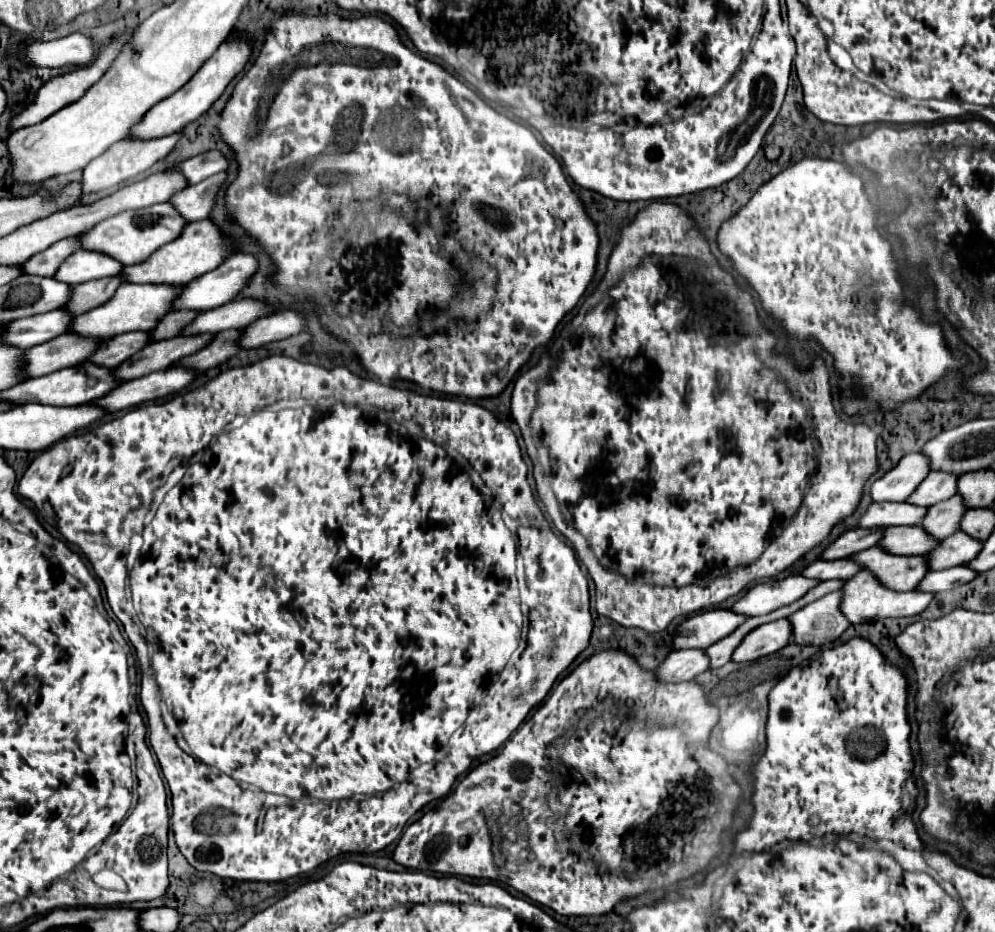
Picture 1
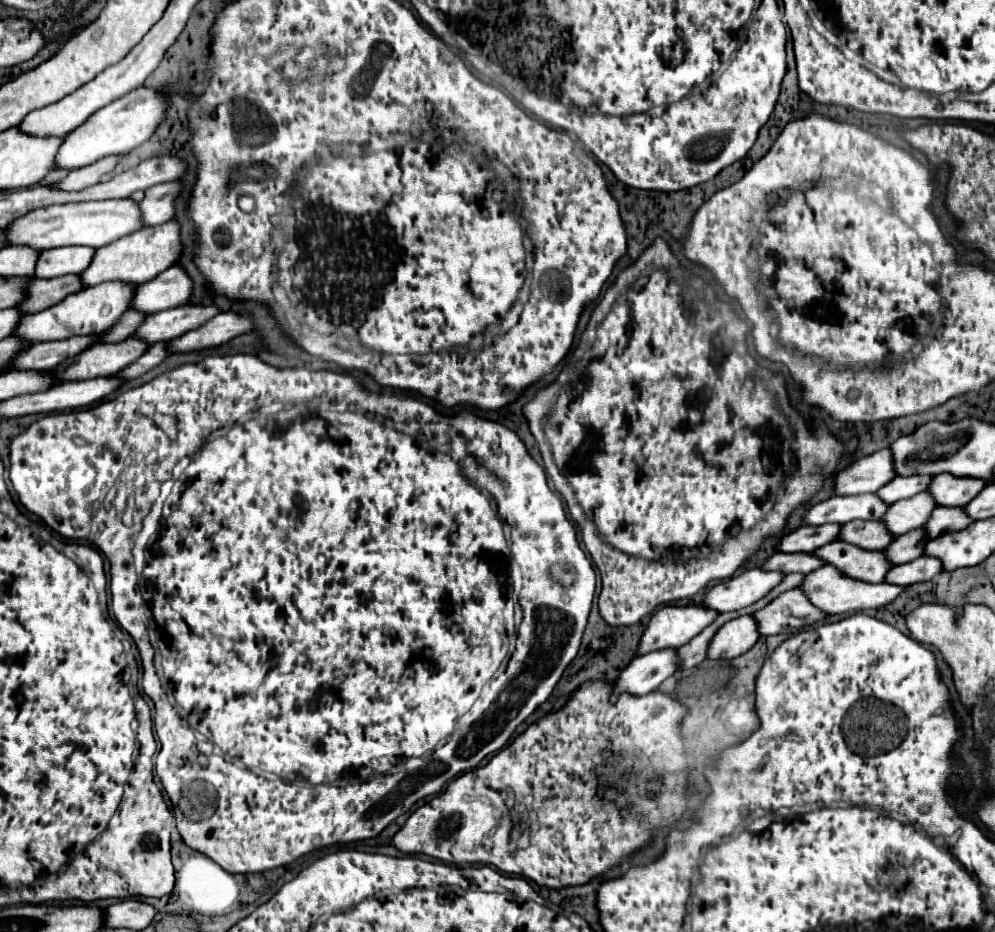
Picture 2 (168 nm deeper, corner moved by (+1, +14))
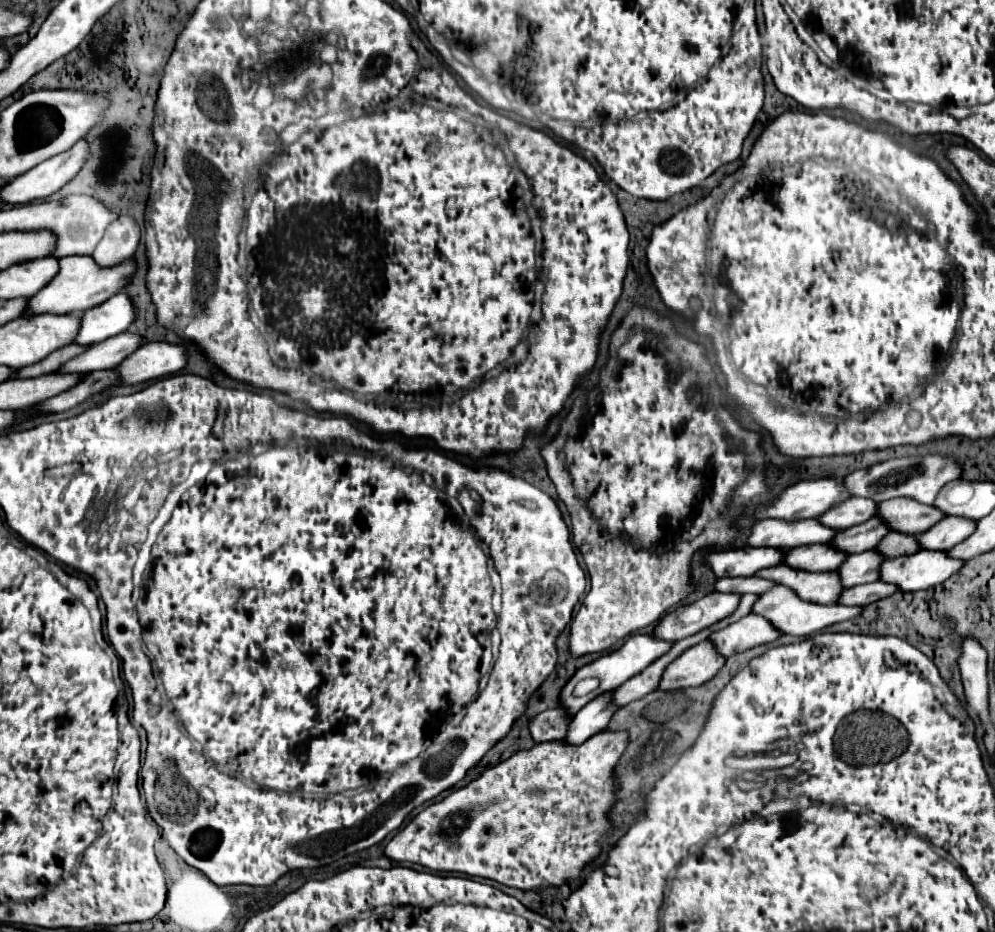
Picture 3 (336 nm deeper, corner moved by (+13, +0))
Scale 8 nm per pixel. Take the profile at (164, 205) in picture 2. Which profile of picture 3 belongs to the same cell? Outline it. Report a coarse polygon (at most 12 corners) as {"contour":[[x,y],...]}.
{"contour":[[122,215],[110,223],[92,259],[100,267],[134,255],[140,227]]}

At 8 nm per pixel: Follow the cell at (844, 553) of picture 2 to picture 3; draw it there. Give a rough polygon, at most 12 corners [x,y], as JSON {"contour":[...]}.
{"contour":[[786,565],[758,571],[808,603],[832,605],[842,593],[836,571],[806,573]]}

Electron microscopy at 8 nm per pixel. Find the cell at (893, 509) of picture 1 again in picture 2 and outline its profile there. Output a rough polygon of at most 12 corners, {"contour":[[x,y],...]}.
{"contour":[[876,493],[832,497],[806,513],[806,525],[880,519]]}

